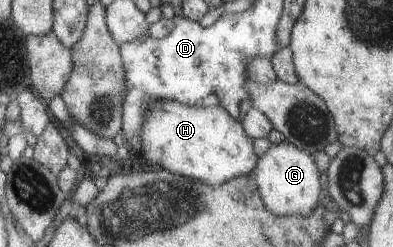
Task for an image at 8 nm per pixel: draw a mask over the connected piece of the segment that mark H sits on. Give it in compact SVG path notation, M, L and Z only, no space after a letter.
M171 100L155 102L147 113L142 140L143 151L140 159L158 164L159 167L178 176L199 180L211 187L222 186L225 182L241 176L251 176L259 162L254 141L247 135L241 121L219 106L193 107Z

